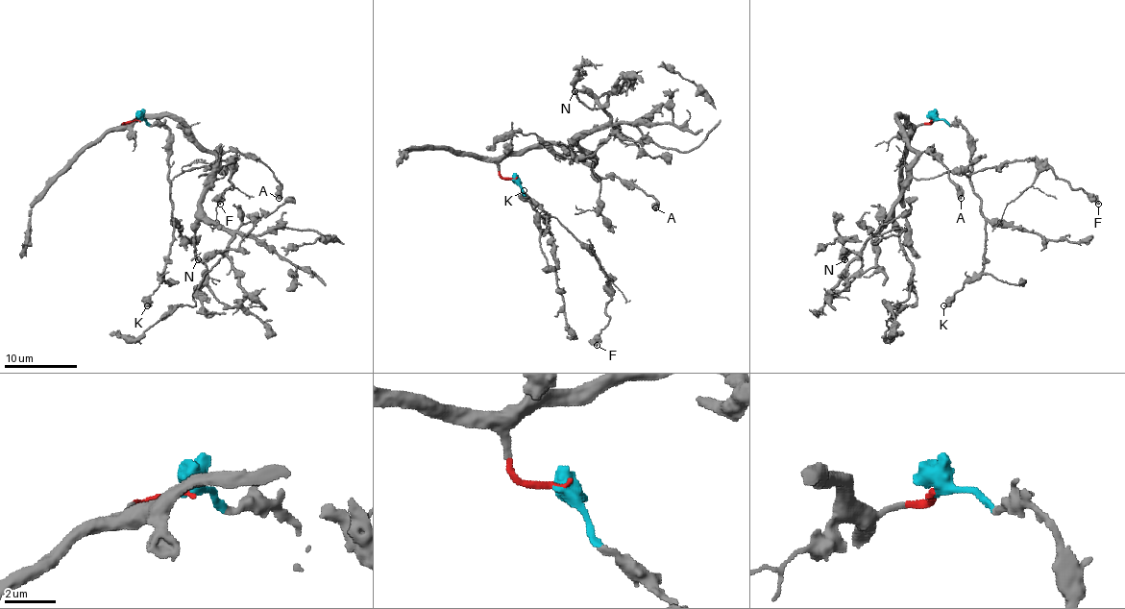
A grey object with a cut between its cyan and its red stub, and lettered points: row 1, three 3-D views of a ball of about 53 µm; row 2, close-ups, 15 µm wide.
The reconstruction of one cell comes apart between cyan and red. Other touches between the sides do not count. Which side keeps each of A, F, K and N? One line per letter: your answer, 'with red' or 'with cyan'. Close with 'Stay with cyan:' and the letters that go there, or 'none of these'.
A: with red
F: with cyan
K: with cyan
N: with red
Stay with cyan: F, K

